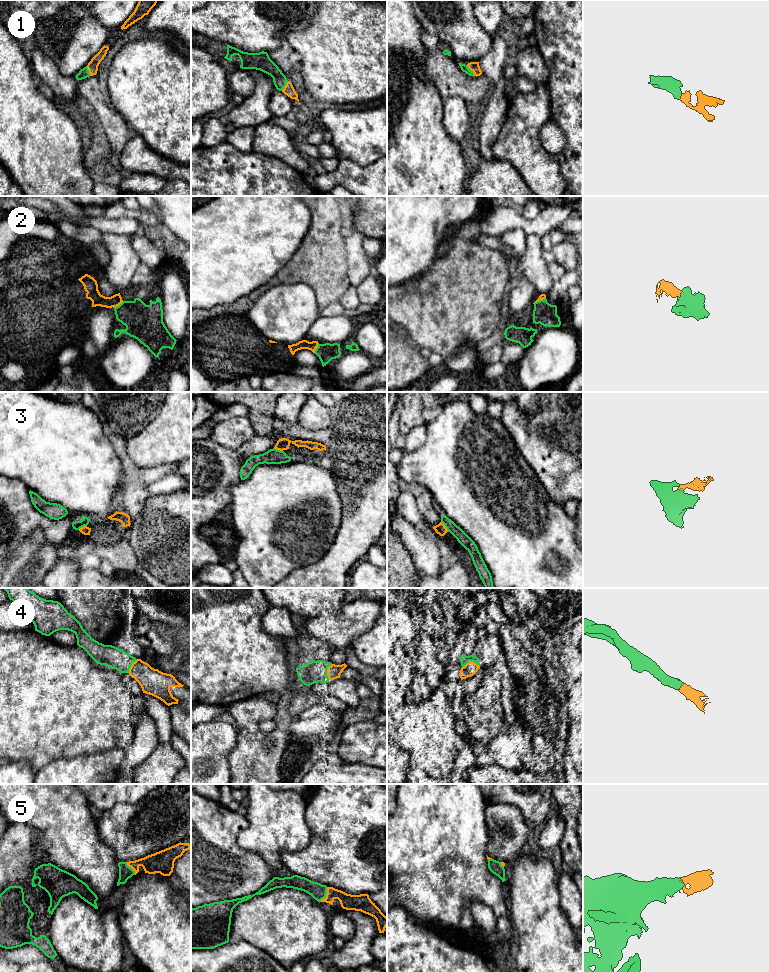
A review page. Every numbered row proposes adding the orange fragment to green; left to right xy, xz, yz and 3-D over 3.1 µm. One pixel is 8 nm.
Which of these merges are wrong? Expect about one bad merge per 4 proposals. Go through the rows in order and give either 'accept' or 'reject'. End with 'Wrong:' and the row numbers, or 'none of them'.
1: accept
2: accept
3: reject
4: accept
5: accept
Wrong: 3

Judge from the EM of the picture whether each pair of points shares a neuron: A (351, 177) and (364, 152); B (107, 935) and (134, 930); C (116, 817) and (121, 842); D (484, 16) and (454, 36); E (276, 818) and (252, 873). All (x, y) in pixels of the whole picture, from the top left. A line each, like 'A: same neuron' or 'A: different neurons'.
A: different neurons
B: different neurons
C: same neuron
D: different neurons
E: different neurons

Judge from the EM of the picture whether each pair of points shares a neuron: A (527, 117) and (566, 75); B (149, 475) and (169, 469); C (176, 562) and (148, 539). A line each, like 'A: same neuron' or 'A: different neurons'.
A: different neurons
B: same neuron
C: same neuron

